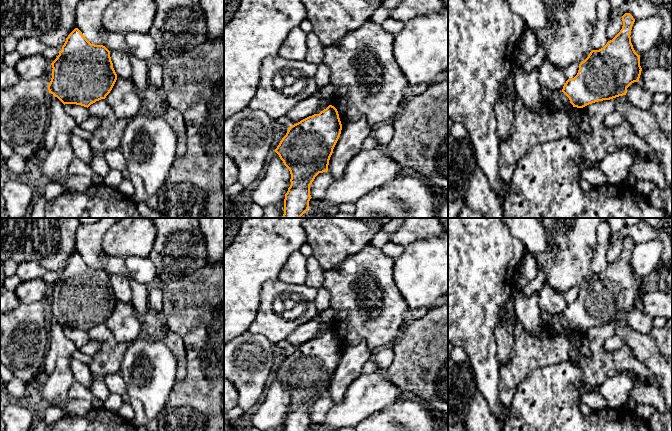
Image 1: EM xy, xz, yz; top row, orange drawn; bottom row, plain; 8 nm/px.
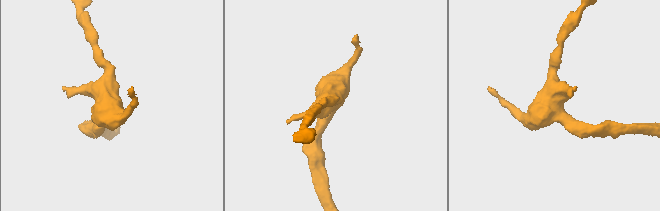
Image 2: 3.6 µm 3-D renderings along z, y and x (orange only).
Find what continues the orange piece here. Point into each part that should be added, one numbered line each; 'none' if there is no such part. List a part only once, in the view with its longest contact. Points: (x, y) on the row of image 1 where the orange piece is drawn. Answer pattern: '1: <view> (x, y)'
none

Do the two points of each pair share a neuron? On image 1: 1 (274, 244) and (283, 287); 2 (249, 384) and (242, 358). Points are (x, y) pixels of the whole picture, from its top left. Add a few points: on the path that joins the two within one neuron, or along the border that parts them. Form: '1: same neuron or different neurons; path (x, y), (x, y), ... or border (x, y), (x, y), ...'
1: different neurons; border (278, 279), (268, 282), (260, 294)
2: same neuron; path (249, 378), (248, 364)

